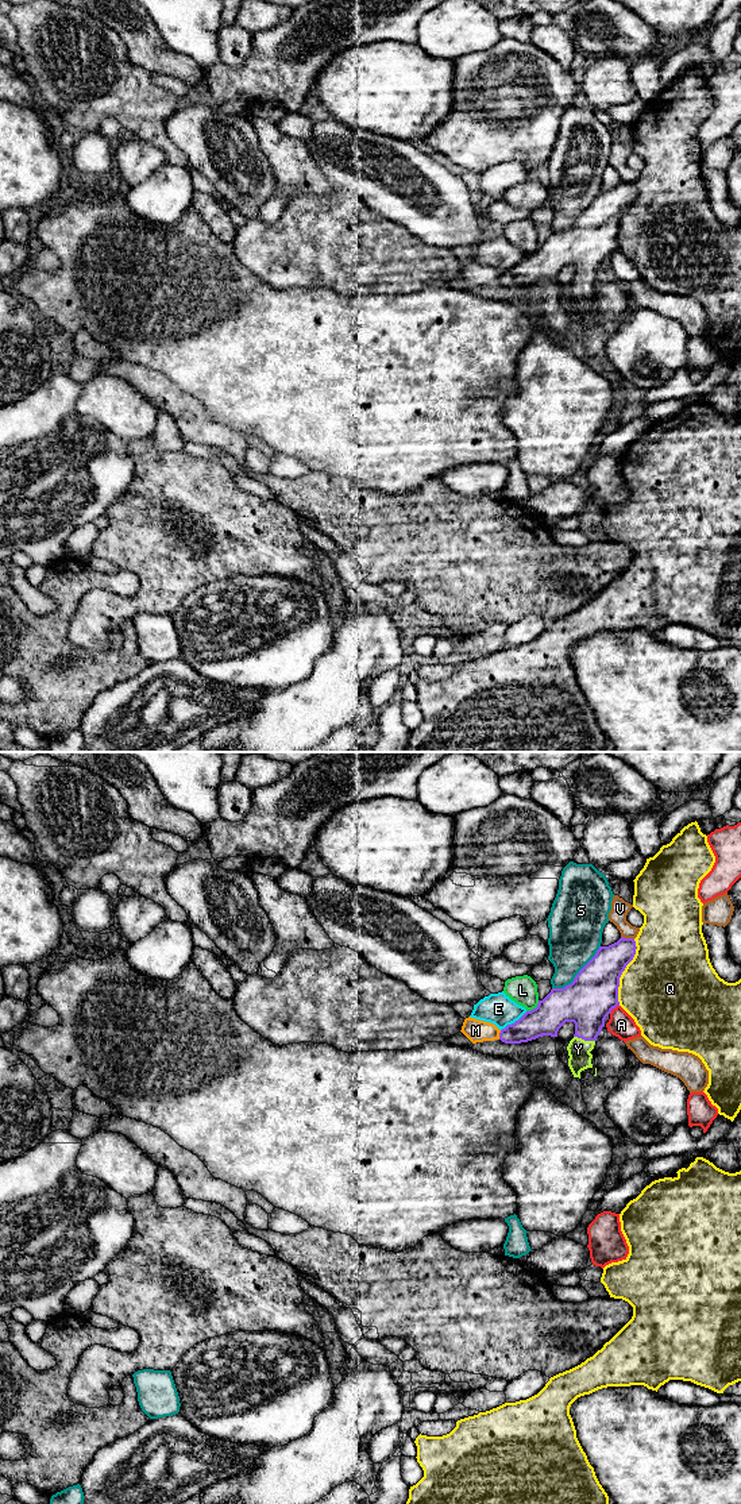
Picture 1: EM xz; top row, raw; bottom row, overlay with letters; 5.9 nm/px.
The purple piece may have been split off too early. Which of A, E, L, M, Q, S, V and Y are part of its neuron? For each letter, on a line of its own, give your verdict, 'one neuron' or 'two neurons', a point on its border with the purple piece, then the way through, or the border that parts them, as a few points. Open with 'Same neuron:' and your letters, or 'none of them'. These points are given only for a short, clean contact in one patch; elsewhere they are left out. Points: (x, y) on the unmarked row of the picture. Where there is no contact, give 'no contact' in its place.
Same neuron: Y
A: two neurons | xz (613, 251)
E: two neurons | xz (514, 266)
L: two neurons | xz (533, 253)
M: two neurons | xz (500, 278)
Q: two neurons | xz (622, 215)
S: two neurons | xz (578, 218)
V: two neurons | xz (628, 182)
Y: one neuron | xz (585, 284)

